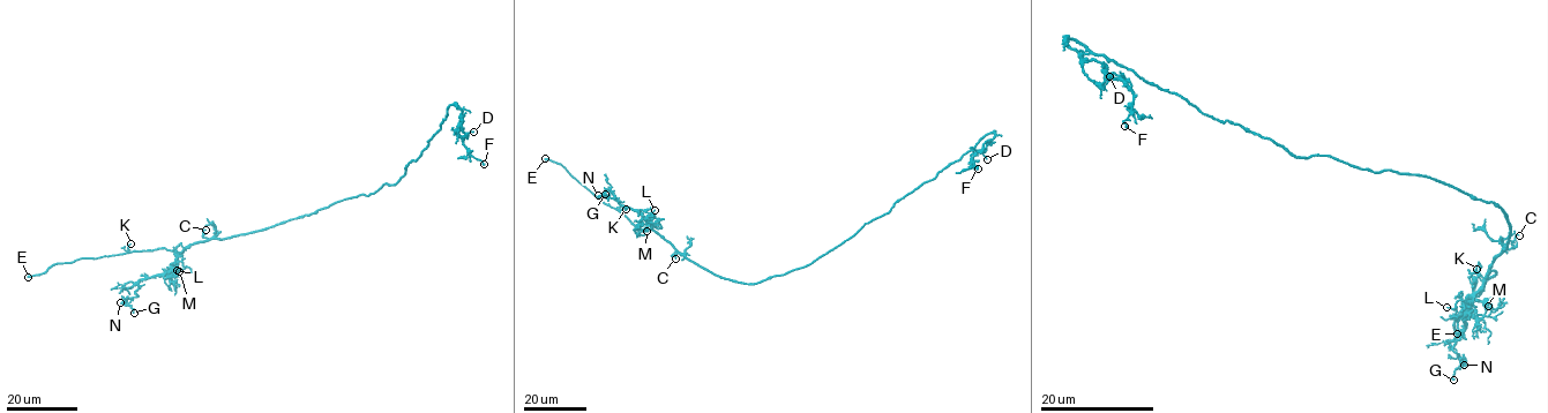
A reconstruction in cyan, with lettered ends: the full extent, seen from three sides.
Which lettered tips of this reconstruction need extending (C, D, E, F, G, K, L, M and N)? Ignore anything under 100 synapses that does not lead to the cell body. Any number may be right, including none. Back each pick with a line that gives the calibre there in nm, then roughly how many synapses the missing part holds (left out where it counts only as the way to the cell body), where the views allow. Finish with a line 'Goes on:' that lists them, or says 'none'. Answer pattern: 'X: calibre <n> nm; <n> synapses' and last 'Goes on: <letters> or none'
E: calibre 340 nm
Goes on: E

